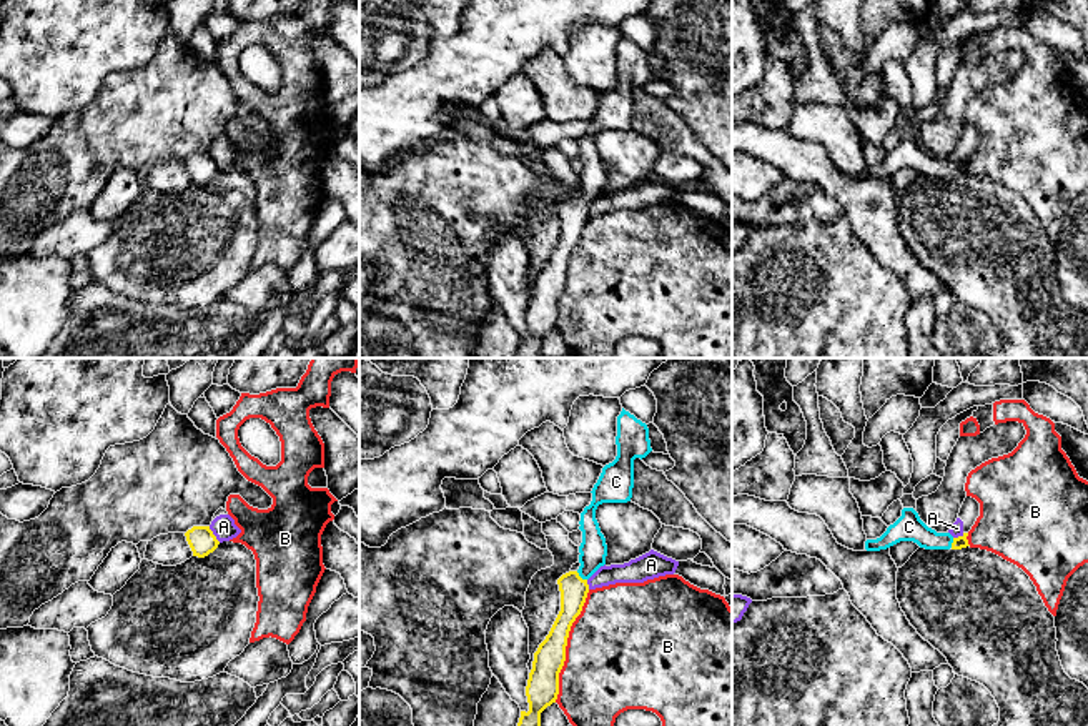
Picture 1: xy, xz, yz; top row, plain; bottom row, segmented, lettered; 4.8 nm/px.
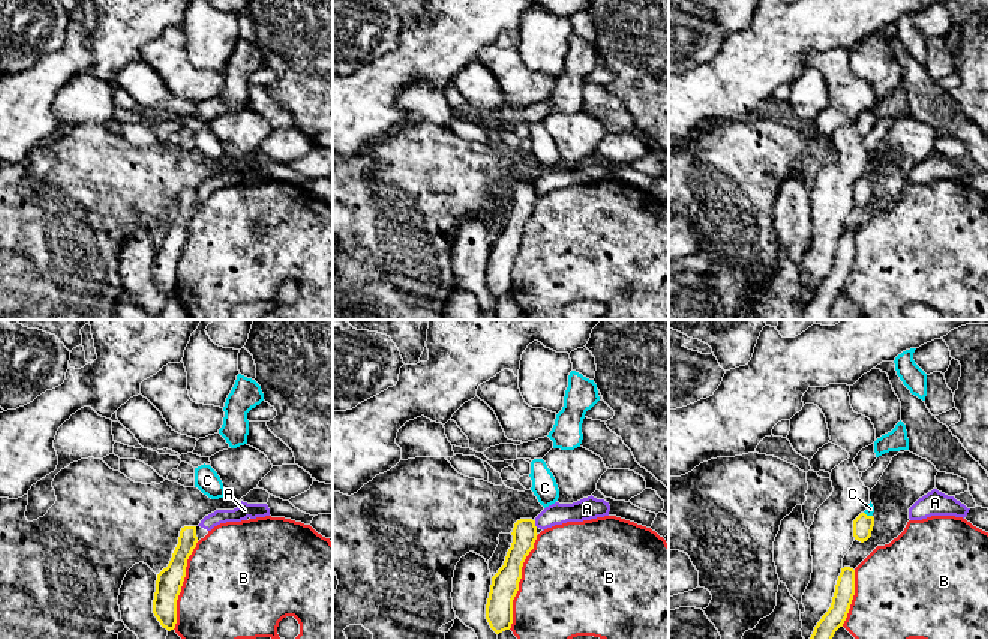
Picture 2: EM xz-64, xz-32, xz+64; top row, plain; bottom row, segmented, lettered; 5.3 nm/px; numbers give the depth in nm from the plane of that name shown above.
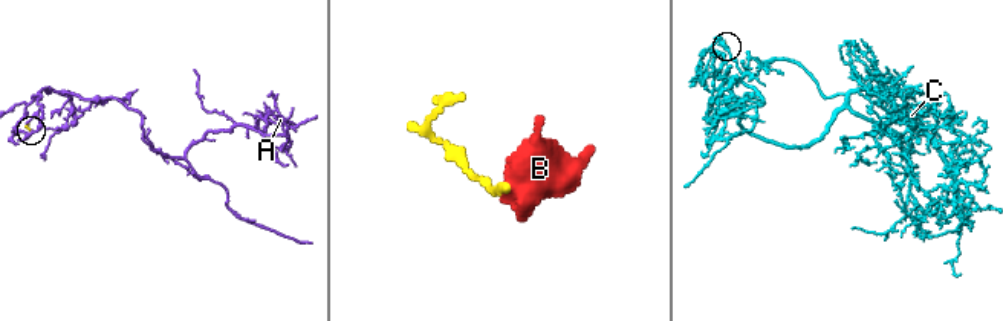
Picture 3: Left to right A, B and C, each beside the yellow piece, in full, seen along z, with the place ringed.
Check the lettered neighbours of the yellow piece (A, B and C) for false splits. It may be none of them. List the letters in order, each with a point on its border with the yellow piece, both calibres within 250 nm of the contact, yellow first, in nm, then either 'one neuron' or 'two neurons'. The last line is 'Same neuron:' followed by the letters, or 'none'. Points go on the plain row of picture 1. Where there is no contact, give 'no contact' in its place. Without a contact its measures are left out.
A: xy (213, 162) | 130/120 nm | two neurons
B: xz (566, 272) | 160/500 nm | two neurons
C: xz (579, 203) | 130/130 nm | one neuron
Same neuron: C

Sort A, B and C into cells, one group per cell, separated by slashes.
A / B / C

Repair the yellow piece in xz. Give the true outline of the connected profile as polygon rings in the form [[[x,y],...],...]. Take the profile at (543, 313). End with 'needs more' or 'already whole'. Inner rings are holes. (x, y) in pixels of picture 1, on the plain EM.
[[[622,35],[617,43],[617,83],[602,95],[592,115],[592,128],[581,140],[579,157],[582,170],[579,173],[579,196],[569,198],[557,206],[561,218],[561,238],[534,280],[526,323],[529,338],[521,338],[516,358],[542,358],[541,340],[556,330],[559,321],[559,300],[566,288],[566,273],[572,250],[581,241],[586,230],[587,206],[606,191],[607,172],[596,147],[596,137],[602,130],[627,130],[634,115],[634,87],[645,85],[652,75],[649,55],[634,42]]] | needs more

